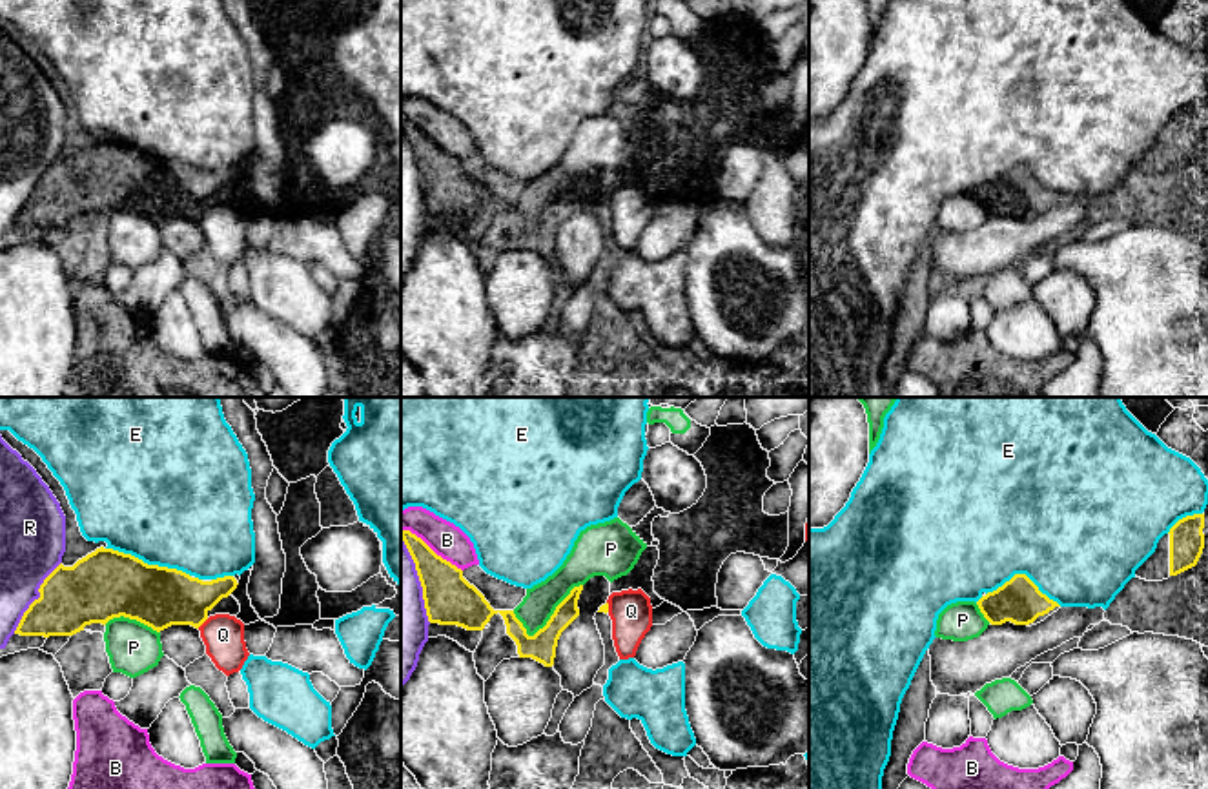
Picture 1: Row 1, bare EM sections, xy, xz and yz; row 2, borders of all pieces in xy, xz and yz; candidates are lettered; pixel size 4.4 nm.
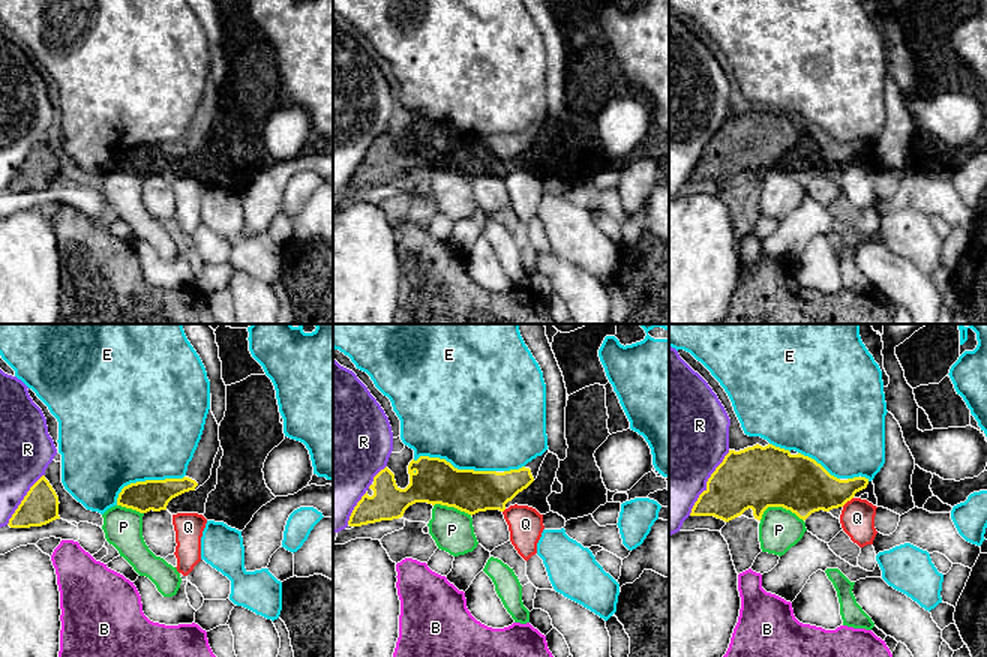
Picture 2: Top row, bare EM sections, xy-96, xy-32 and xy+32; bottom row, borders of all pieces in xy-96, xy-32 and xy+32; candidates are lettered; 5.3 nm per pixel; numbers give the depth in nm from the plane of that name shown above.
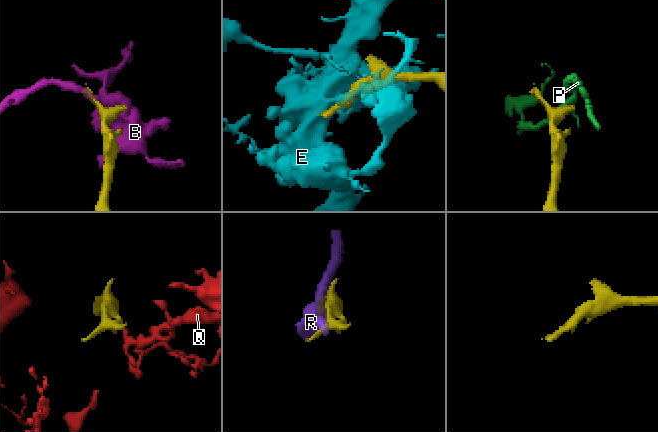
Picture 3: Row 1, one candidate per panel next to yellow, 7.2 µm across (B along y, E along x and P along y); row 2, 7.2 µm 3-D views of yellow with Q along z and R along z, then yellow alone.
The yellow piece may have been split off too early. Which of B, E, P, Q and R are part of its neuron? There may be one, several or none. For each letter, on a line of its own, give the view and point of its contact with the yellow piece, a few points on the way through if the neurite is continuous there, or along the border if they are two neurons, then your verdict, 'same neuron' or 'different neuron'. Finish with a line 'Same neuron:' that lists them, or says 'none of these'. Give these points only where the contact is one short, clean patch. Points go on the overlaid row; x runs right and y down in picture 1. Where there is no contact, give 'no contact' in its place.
B: xz (430, 549) | along xz (401, 529), (419, 536), (461, 571) | different neuron
E: xy (146, 563) | different neuron
P: xz (547, 622) | different neuron
Q: xy (203, 622) | along xy (208, 618), (197, 627) | different neuron
R: xy (39, 598) | different neuron
Same neuron: none of these

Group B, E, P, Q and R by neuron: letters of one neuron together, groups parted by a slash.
B / E / P / Q / R

